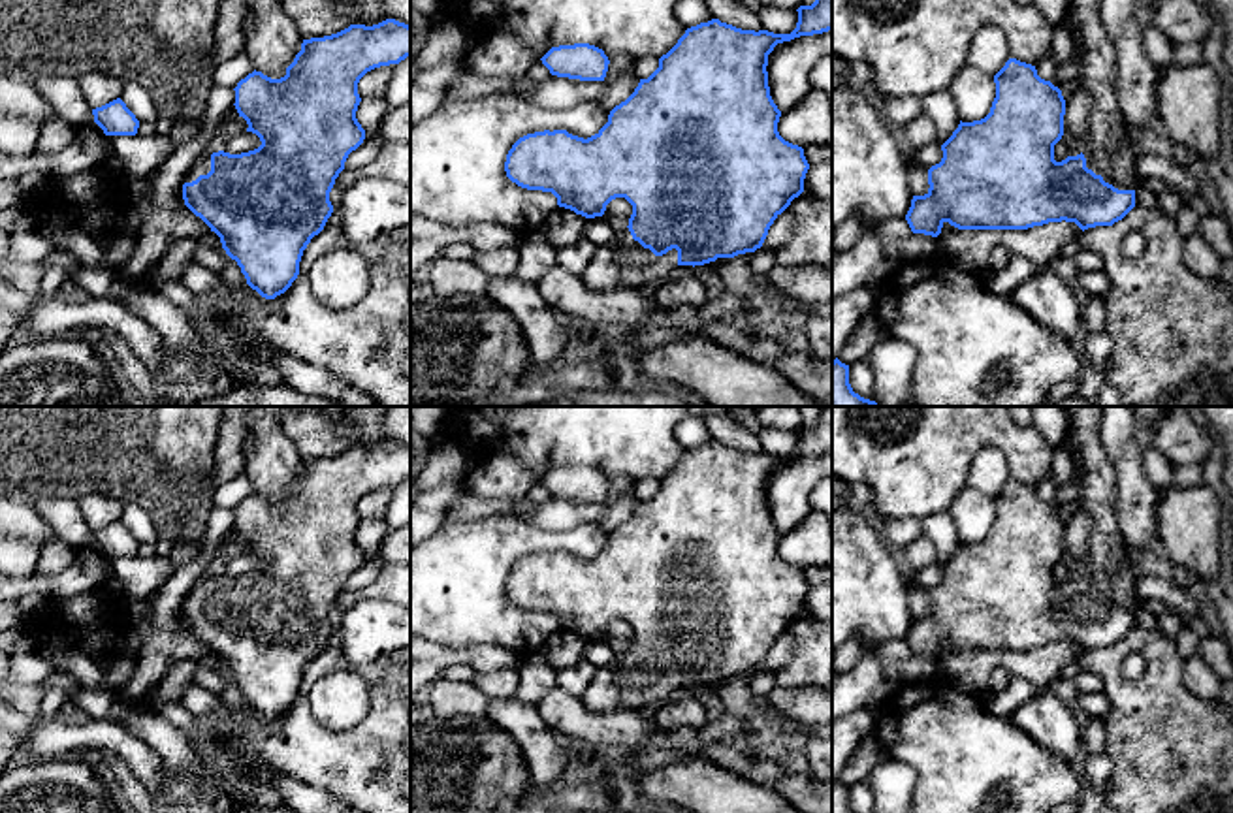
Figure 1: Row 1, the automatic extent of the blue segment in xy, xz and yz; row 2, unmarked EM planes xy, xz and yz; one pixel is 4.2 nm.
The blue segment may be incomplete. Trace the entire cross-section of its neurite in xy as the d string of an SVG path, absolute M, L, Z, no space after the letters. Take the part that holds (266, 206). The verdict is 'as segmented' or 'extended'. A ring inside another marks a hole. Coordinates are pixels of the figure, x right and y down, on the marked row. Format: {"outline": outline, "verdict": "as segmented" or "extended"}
{"outline": "M395 19L373 26L350 24L331 36L303 40L301 51L286 68L284 77L271 79L254 70L233 88L233 105L239 117L247 120L247 132L256 134L262 145L241 154L209 149L184 175L183 199L220 237L226 254L237 262L247 284L262 297L275 299L292 286L299 275L303 250L324 230L333 213L329 192L335 179L344 169L348 154L365 139L365 130L356 119L361 102L360 79L375 68L399 64L407 56L410 56L408 24Z", "verdict": "extended"}

